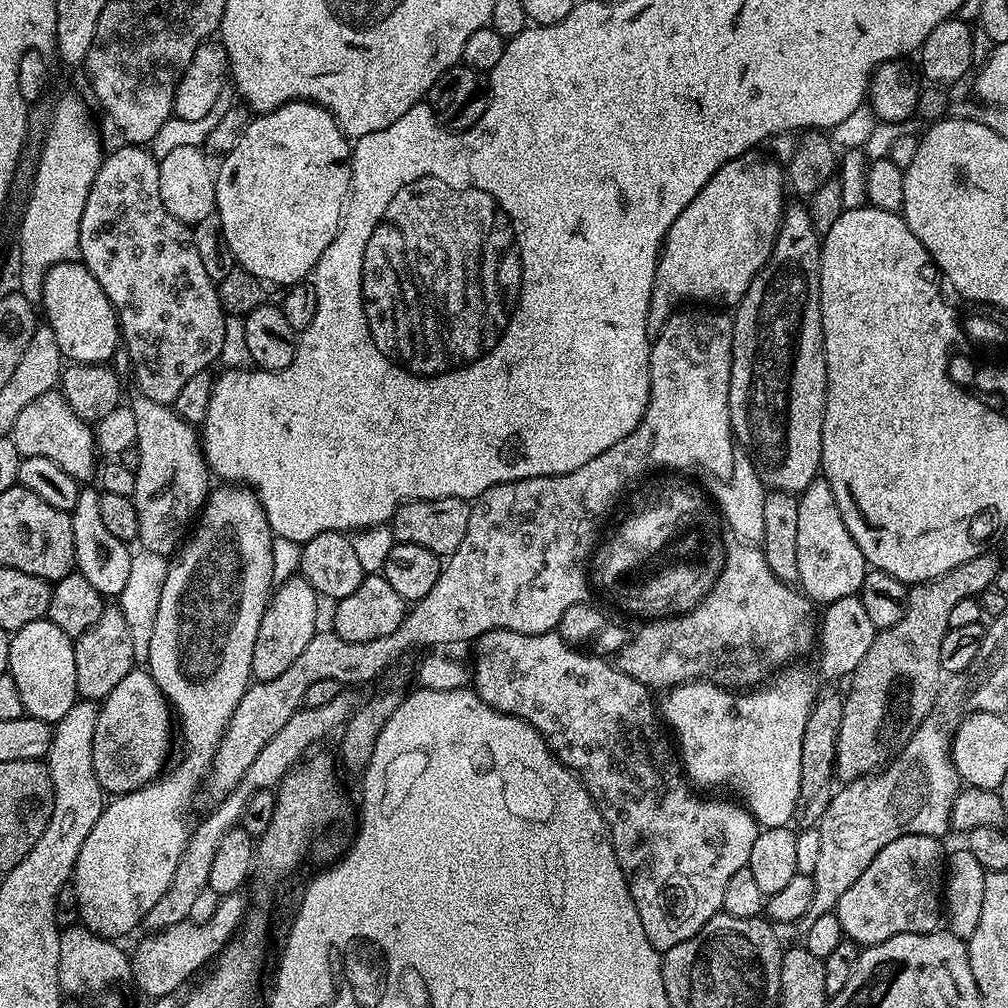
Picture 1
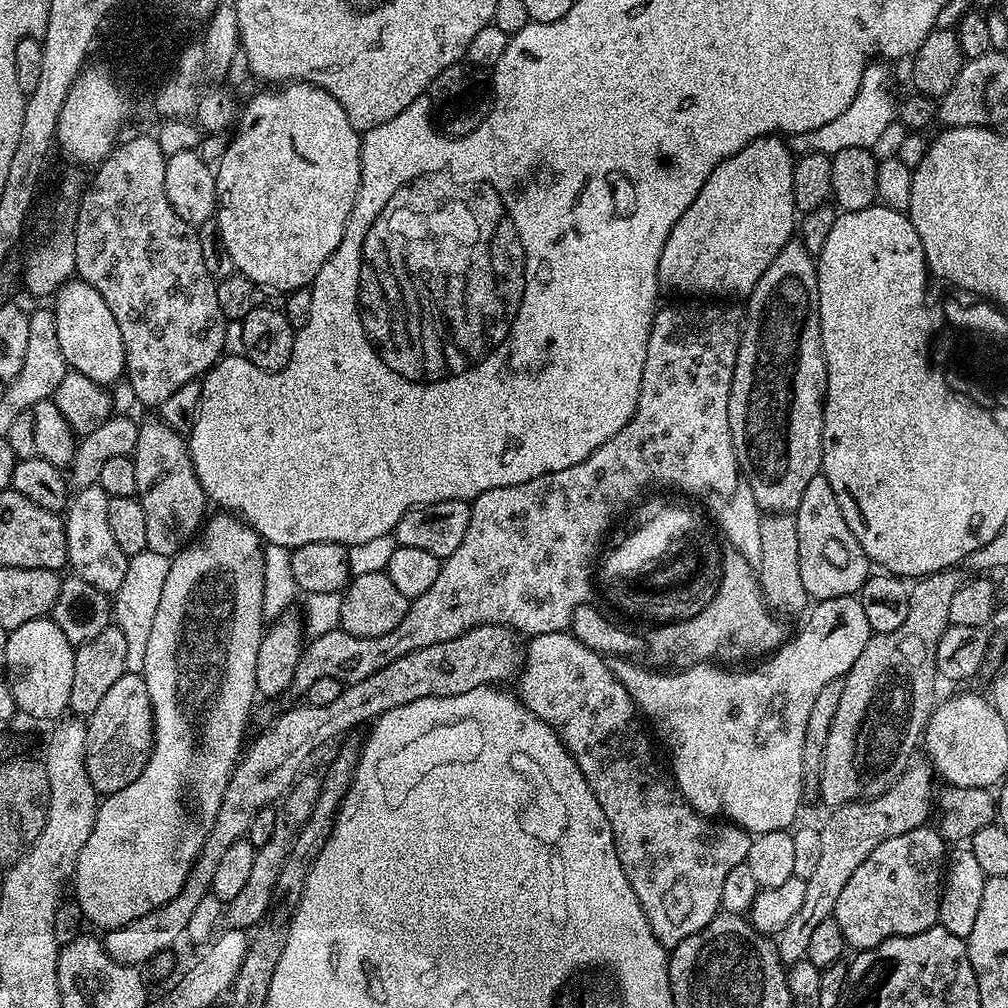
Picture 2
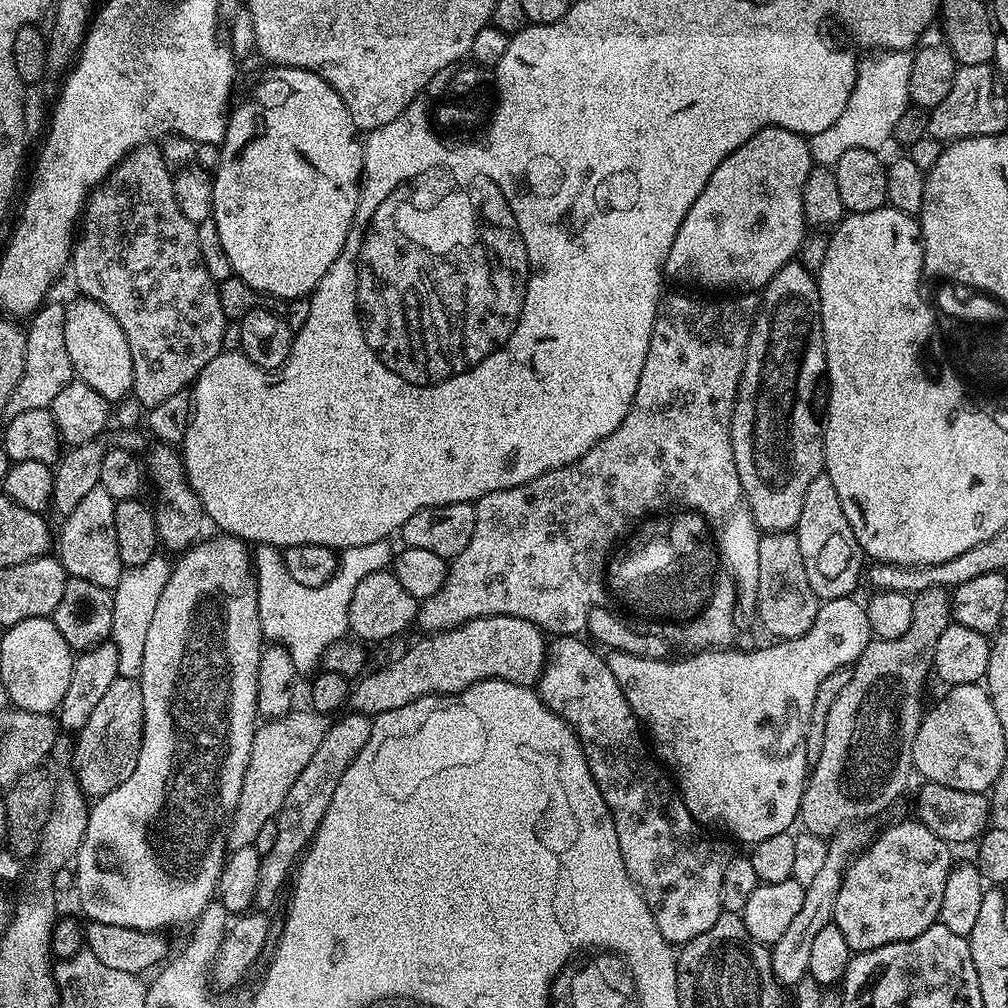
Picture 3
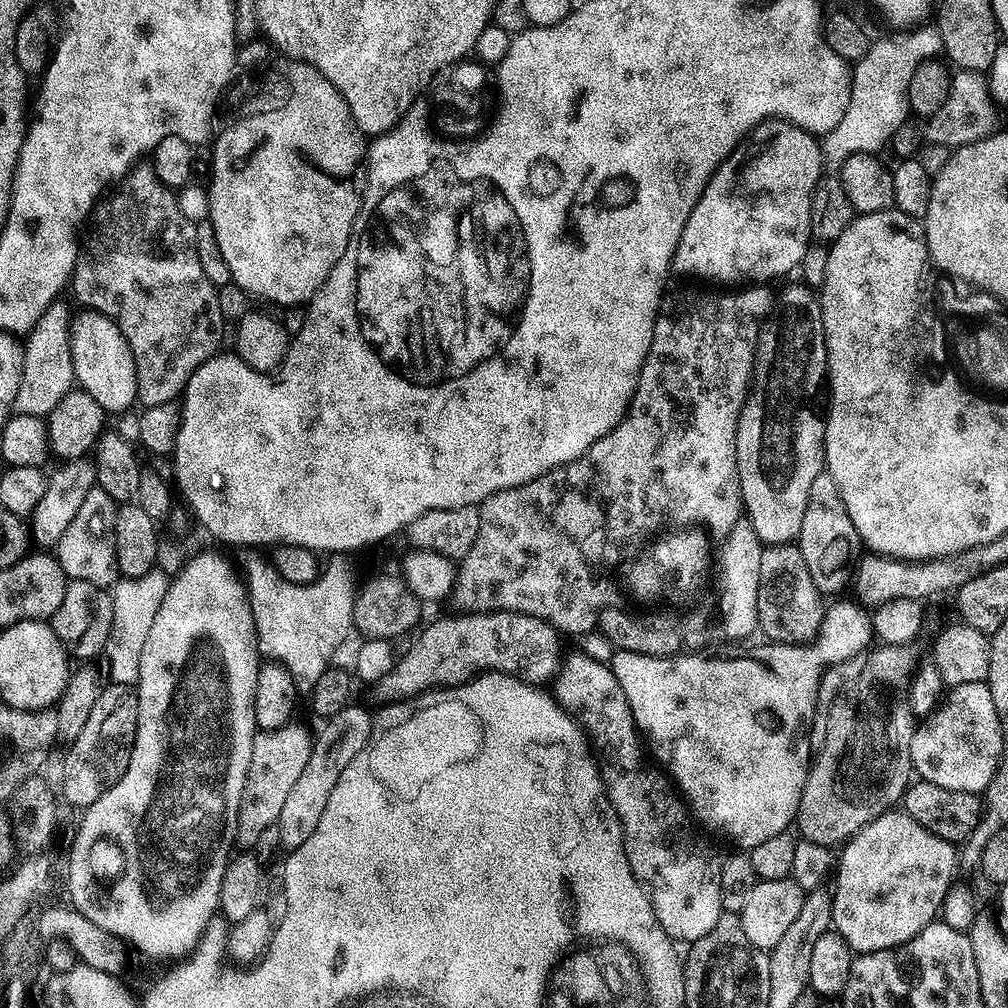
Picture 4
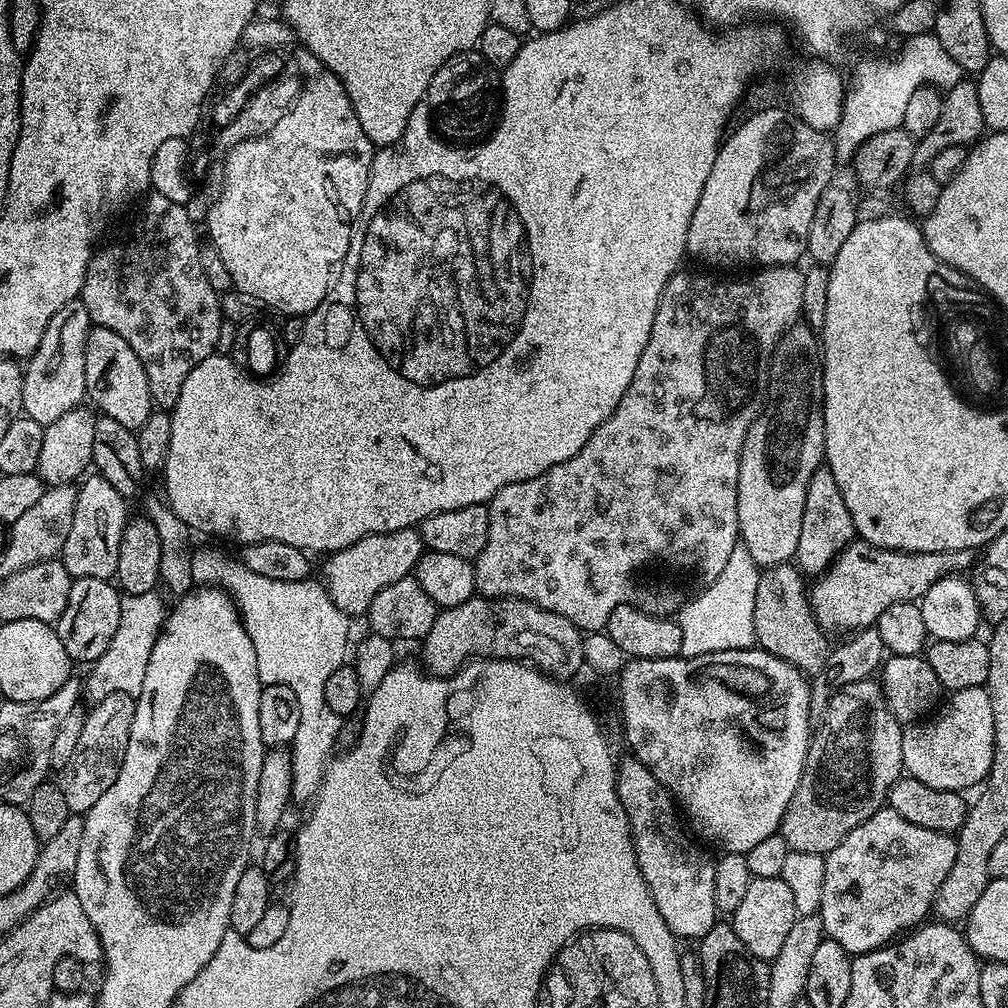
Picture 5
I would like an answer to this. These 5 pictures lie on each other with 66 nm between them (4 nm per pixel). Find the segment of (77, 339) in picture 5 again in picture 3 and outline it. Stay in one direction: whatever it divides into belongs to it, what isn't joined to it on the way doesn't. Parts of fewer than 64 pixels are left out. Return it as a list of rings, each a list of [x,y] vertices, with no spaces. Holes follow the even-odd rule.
[[[45,302],[32,313],[26,324],[26,358],[22,378],[14,394],[10,394],[8,404],[2,412],[11,418],[26,414],[26,410],[51,409],[54,398],[74,379],[70,354],[66,354],[66,314],[65,305]]]

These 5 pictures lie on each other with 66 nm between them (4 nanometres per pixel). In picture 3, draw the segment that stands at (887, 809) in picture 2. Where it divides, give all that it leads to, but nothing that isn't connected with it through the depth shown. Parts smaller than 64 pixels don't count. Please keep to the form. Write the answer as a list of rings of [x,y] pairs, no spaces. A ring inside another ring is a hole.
[[[845,826],[827,841],[826,862],[823,863],[822,870],[818,871],[814,880],[804,889],[802,898],[802,910],[798,910],[798,915],[790,921],[790,927],[786,934],[778,938],[778,942],[771,945],[772,969],[776,983],[781,986],[794,986],[803,976],[808,975],[810,966],[810,953],[814,938],[822,930],[822,926],[833,923],[832,911],[834,902],[838,898],[840,883],[844,877],[844,871],[848,869],[854,857],[865,847],[864,832],[860,826]]]

